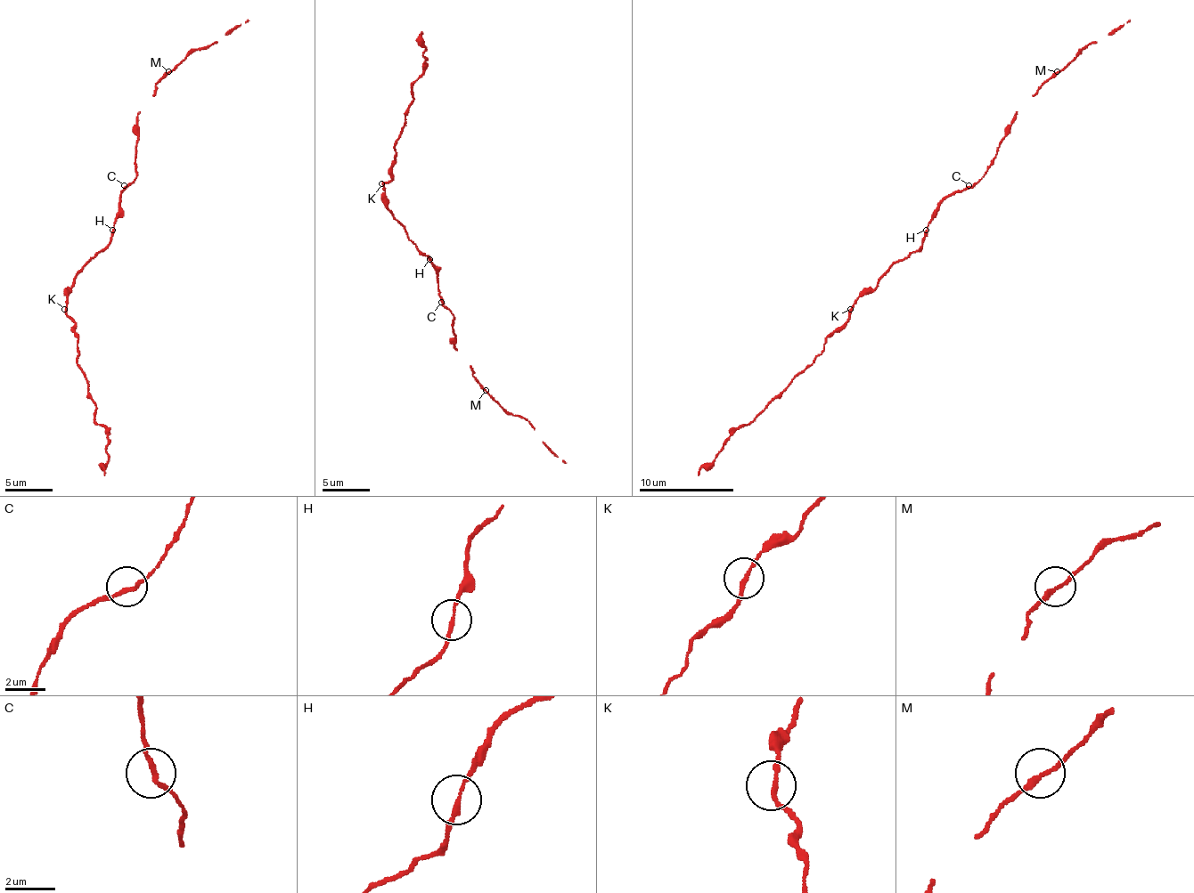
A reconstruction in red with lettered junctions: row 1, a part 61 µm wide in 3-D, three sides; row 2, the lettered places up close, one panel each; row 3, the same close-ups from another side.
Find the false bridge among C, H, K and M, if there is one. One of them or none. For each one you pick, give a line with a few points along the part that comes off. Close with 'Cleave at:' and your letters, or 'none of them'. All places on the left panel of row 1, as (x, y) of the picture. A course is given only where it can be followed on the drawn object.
Cleave at: none of them

